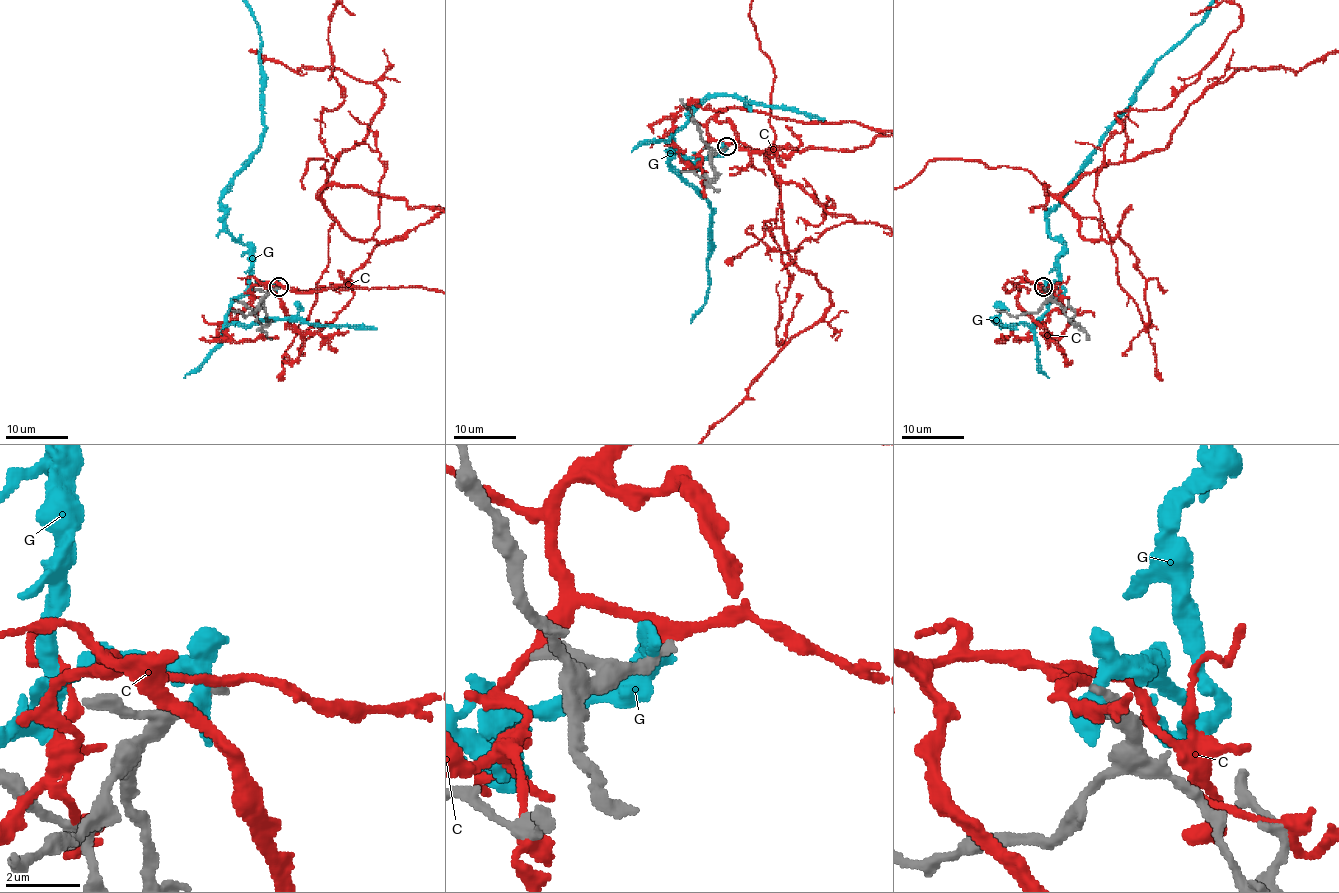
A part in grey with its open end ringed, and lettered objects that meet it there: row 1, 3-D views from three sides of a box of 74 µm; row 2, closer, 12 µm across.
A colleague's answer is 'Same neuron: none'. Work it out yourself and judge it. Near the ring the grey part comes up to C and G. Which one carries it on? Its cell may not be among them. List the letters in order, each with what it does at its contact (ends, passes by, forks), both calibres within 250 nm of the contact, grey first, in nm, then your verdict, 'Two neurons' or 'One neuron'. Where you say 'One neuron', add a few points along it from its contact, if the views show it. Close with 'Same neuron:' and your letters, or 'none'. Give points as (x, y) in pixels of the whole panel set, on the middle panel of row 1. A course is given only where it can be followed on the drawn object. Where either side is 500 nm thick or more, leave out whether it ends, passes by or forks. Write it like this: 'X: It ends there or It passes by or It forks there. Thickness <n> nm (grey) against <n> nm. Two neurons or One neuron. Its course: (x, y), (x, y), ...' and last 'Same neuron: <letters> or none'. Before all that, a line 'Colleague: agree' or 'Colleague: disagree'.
Colleague: agree
C: It passes by. Thickness 260 nm (grey) against 280 nm. Two neurons
G: It forks there. Thickness 360 nm (grey) against 360 nm. Two neurons
Same neuron: none

